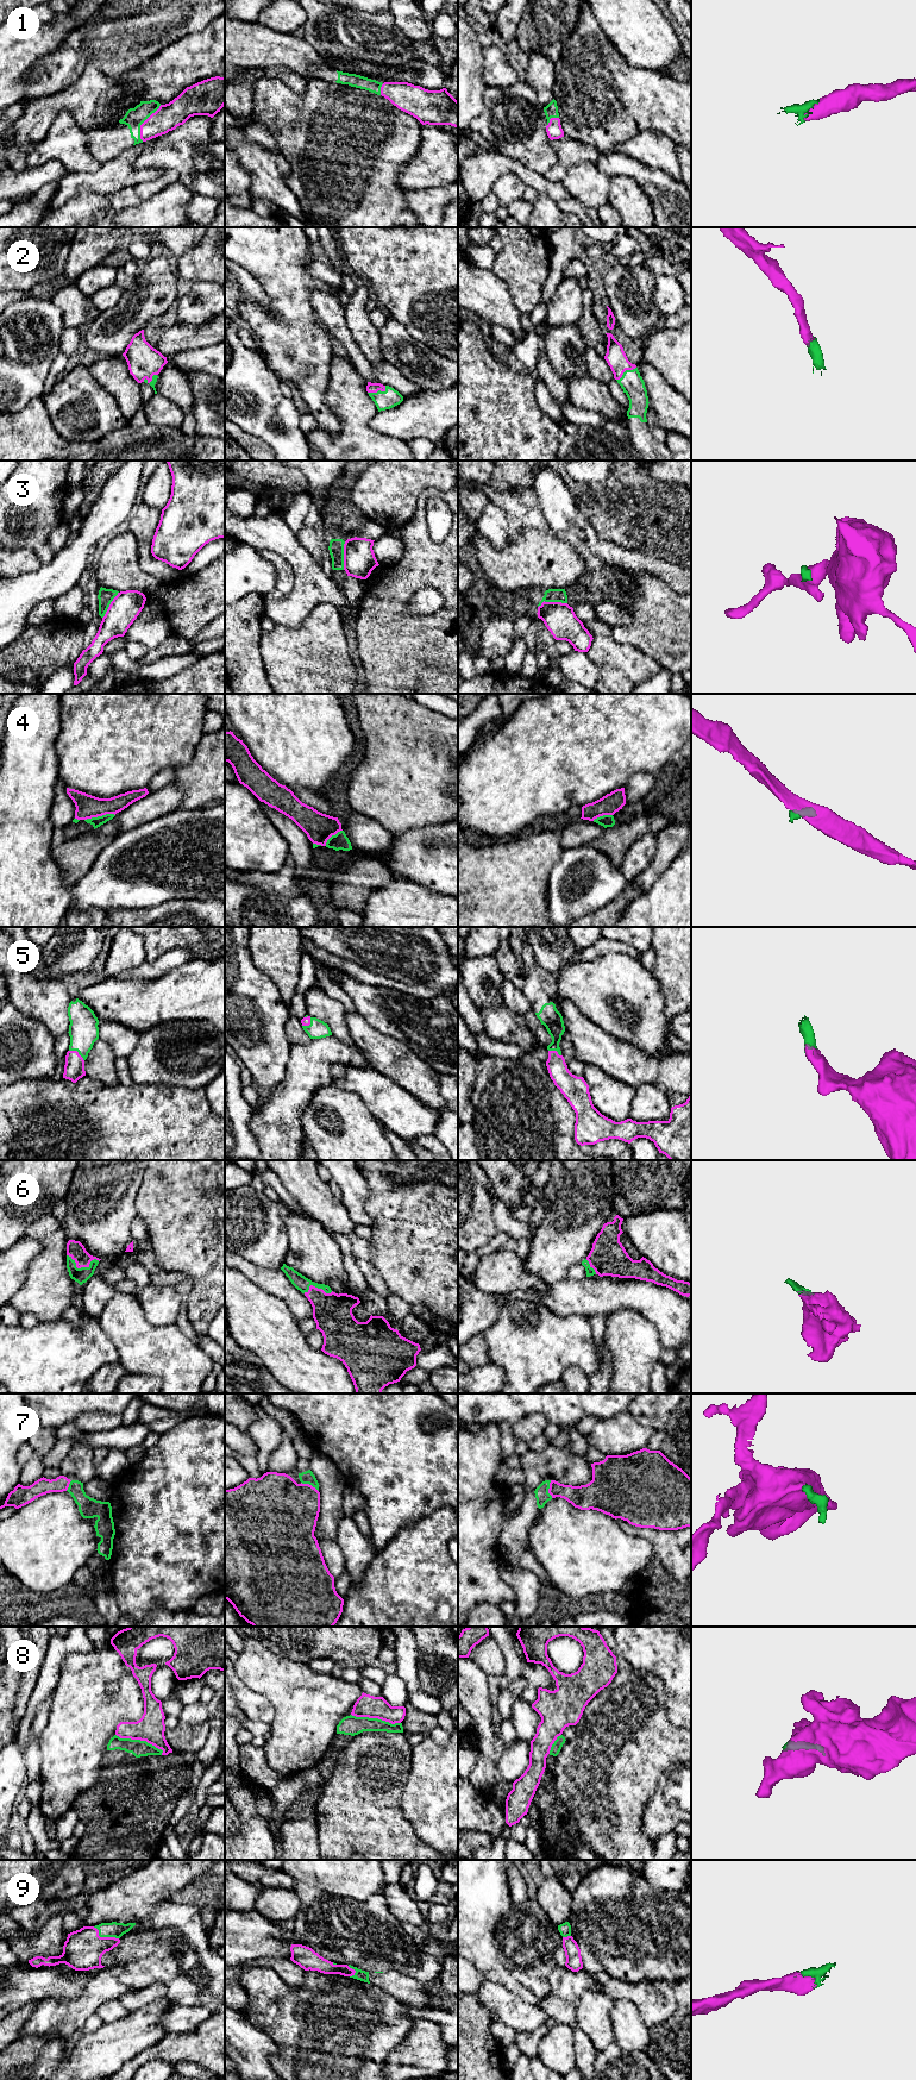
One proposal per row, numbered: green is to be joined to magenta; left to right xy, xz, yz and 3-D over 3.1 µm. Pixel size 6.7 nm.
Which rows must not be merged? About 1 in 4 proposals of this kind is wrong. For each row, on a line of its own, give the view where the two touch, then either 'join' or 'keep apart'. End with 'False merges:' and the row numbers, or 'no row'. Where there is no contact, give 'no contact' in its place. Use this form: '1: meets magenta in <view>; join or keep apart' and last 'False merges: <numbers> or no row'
1: meets magenta in xy; join
2: meets magenta in xz; join
3: meets magenta in yz; keep apart
4: meets magenta in xy; keep apart
5: meets magenta in xy; join
6: meets magenta in xy; join
7: meets magenta in xz; join
8: meets magenta in xy; keep apart
9: meets magenta in xy; join
False merges: 3, 4, 8

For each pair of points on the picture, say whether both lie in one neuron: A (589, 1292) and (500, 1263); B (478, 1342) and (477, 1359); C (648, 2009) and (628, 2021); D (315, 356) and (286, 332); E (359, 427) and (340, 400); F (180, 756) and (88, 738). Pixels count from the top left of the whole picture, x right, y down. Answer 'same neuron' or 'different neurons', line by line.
A: different neurons
B: same neuron
C: different neurons
D: same neuron
E: same neuron
F: same neuron

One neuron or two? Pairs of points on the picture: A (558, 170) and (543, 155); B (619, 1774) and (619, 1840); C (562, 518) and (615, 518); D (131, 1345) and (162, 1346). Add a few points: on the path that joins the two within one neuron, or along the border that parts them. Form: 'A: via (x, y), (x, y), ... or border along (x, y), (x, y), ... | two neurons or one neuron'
A: border along (551, 141), (551, 148), (557, 162), (544, 175) | two neurons
B: via (619, 1791), (620, 1823) | one neuron
C: border along (568, 488), (579, 514) | two neurons
D: via (138, 1345), (155, 1346) | one neuron

